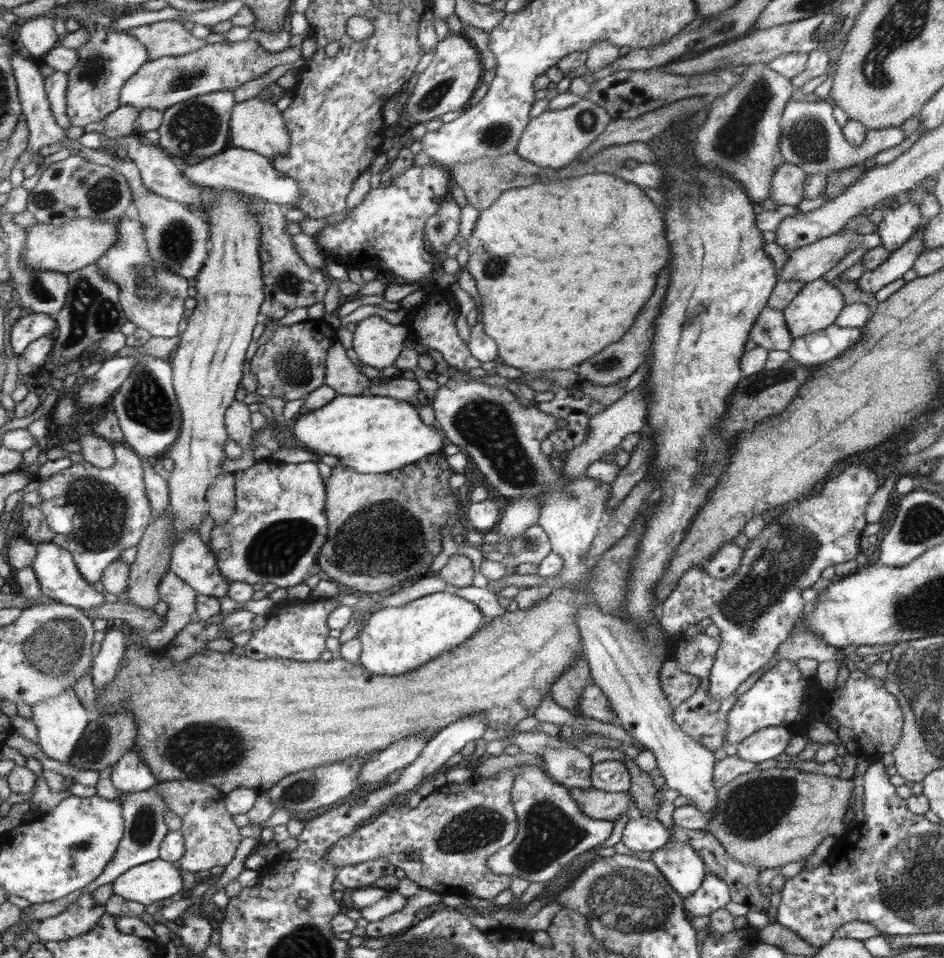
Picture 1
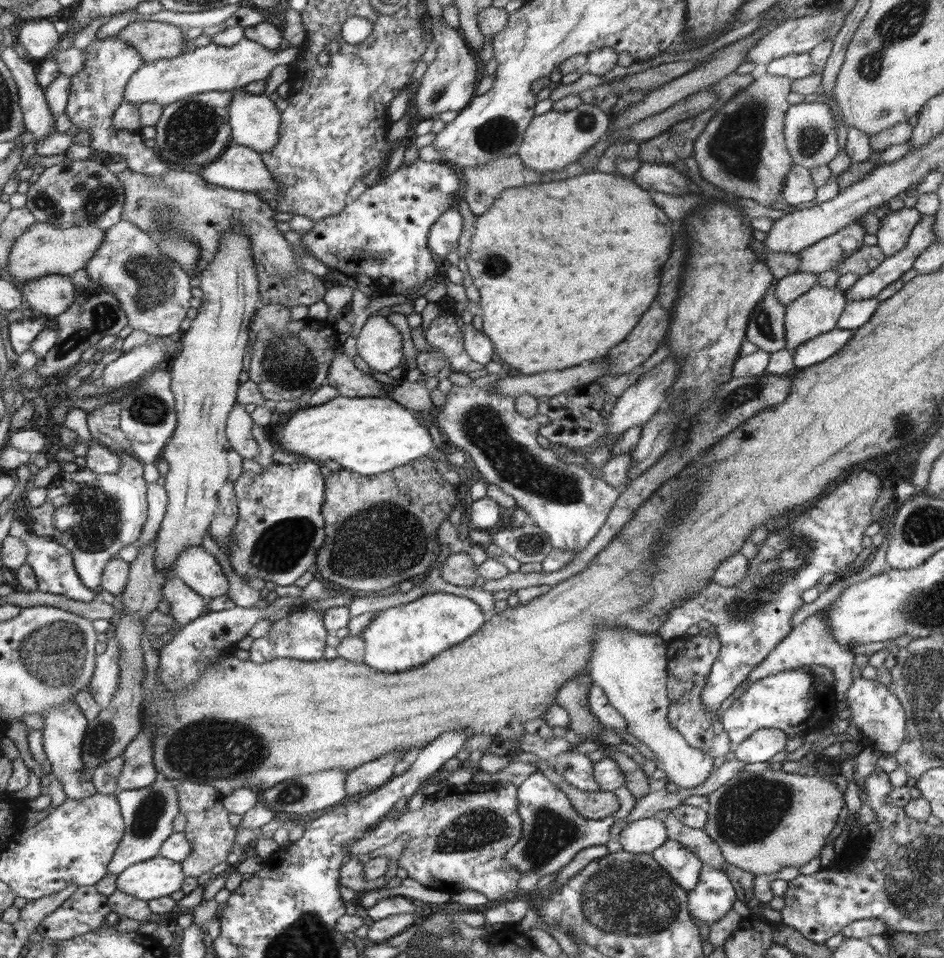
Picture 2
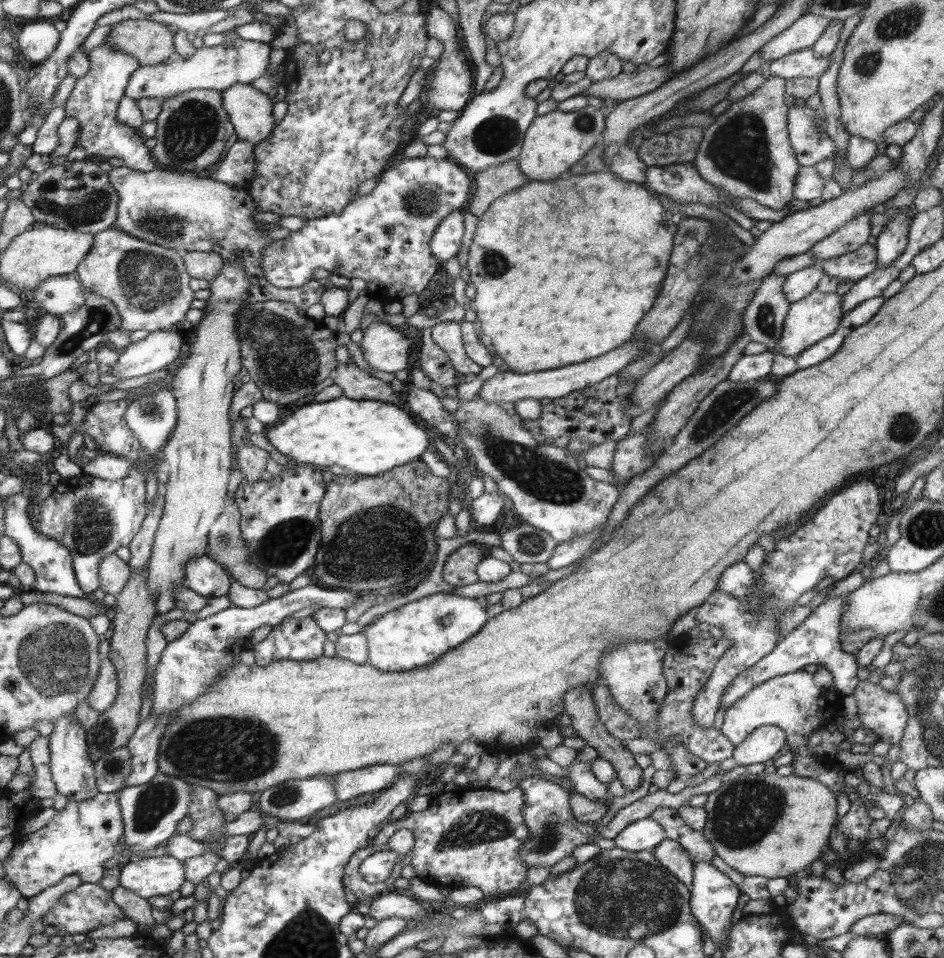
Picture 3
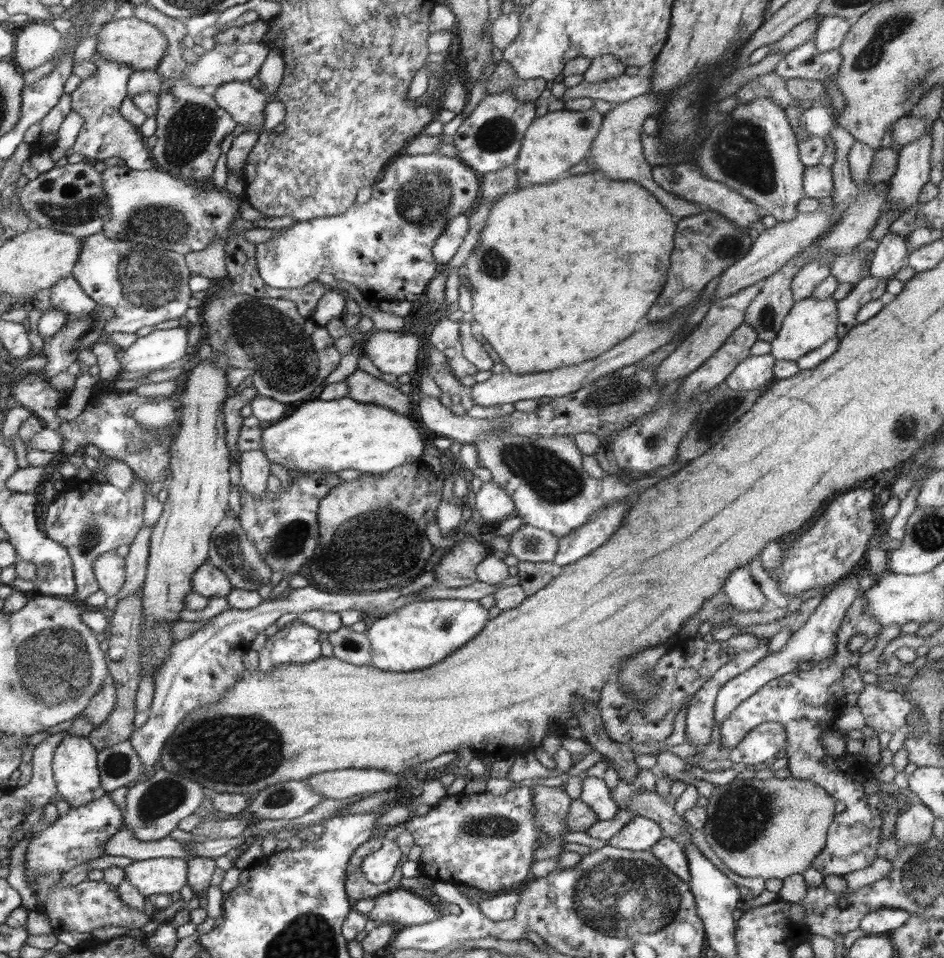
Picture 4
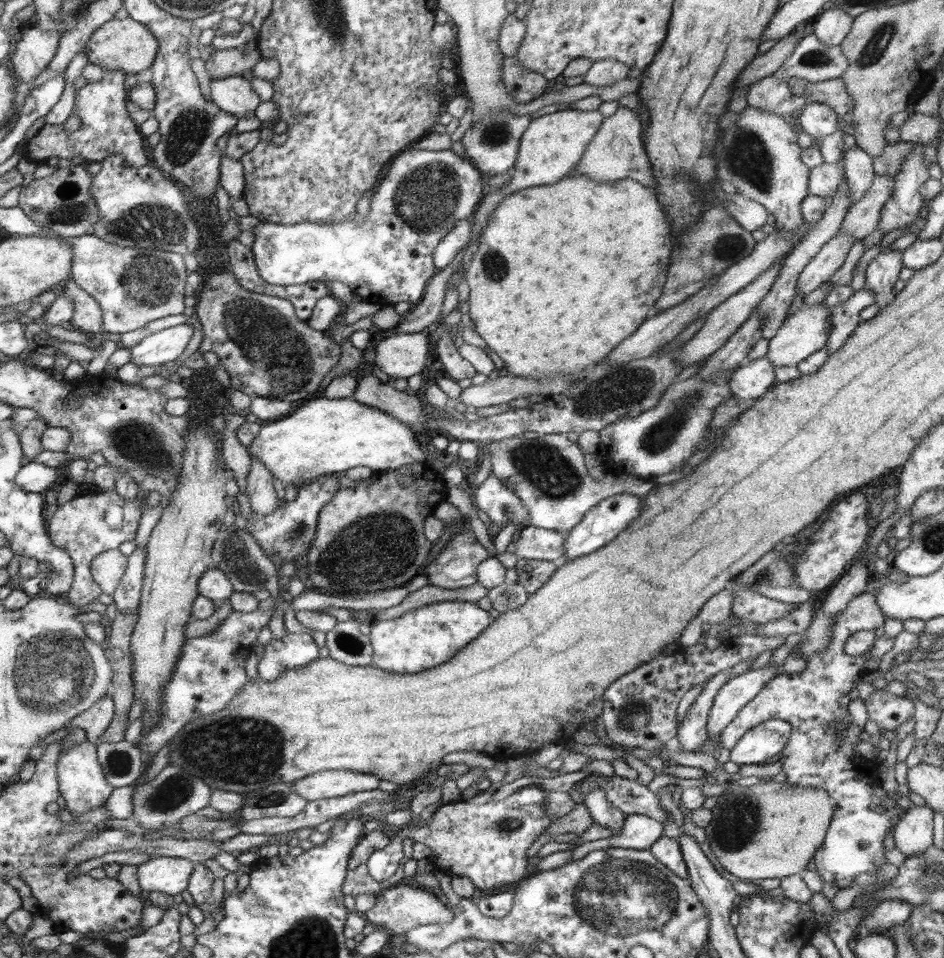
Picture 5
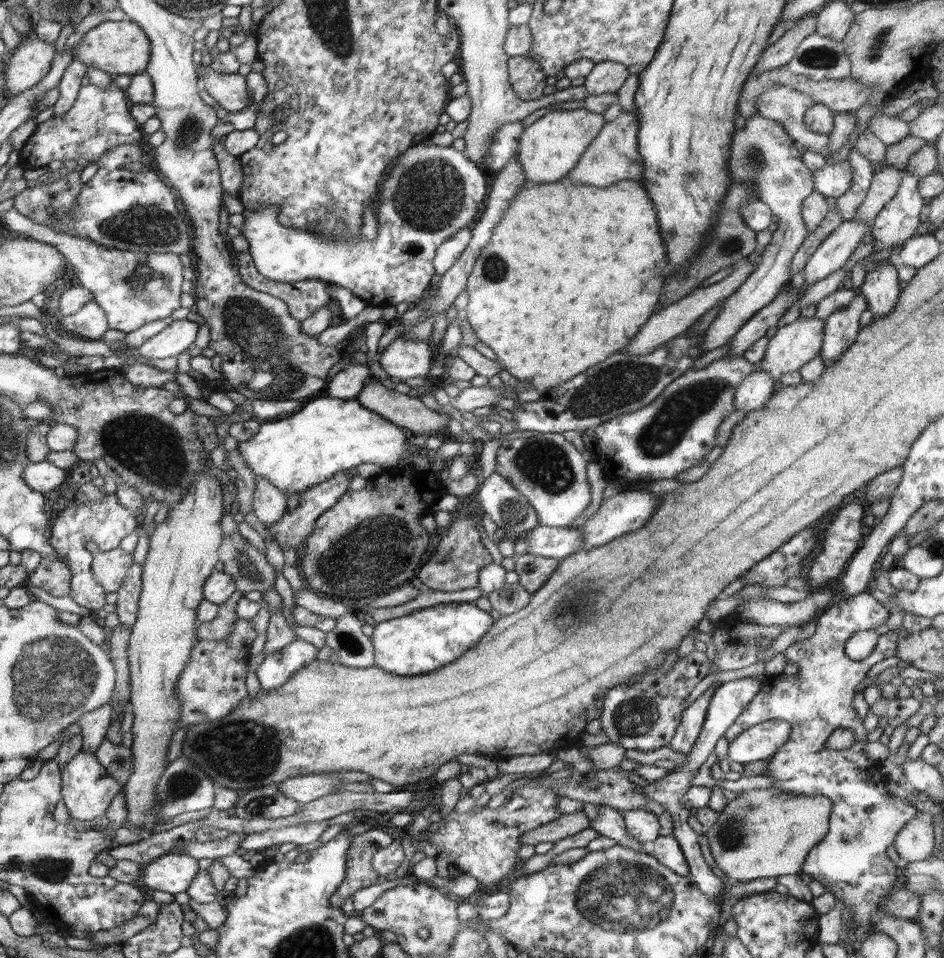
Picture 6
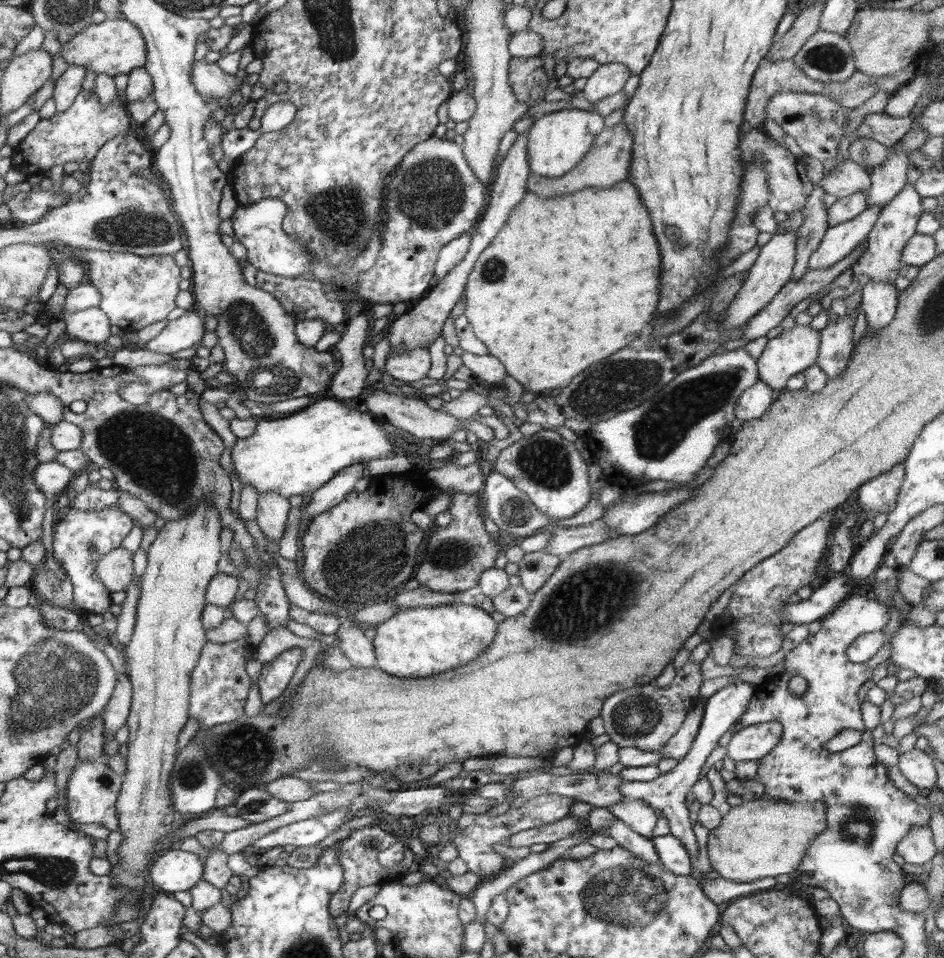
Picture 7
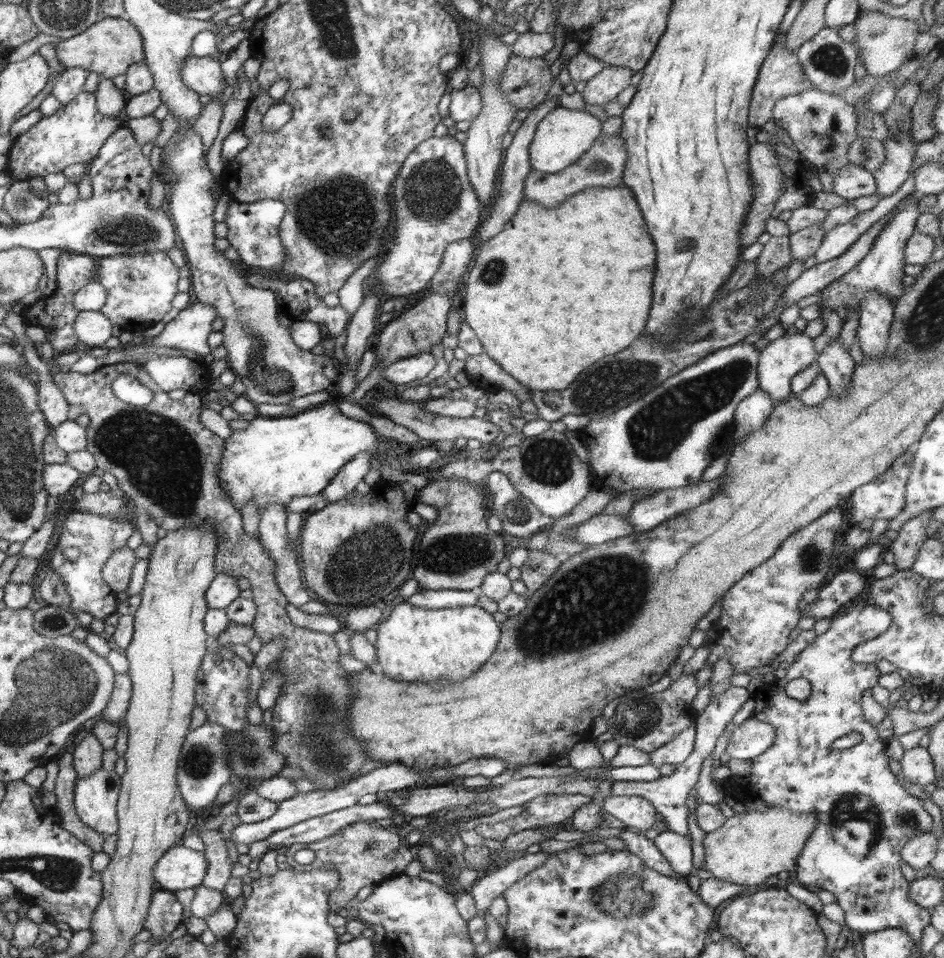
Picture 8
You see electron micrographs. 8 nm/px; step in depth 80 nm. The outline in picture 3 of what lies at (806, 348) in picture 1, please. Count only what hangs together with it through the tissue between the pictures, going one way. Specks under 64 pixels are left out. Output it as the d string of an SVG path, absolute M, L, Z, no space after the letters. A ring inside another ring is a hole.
M840 325L834 334L803 350L795 359L799 369L814 367L834 356L840 350L840 345L851 331L848 327Z

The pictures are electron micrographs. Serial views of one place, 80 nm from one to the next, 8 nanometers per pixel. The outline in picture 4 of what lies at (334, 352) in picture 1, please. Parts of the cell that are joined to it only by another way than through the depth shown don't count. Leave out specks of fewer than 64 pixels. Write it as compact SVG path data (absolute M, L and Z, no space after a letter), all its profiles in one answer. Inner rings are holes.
M360 369L352 372L344 382L349 388L347 396L352 397L352 400L378 404L399 414L415 417L415 397L404 394L395 385L387 384Z

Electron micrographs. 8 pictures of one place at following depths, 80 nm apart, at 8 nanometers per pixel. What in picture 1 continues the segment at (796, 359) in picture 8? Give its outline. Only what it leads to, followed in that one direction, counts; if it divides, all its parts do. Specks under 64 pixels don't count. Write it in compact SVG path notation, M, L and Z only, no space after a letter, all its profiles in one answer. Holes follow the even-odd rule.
M819 279L807 282L782 313L794 339L832 326L845 306L842 292Z

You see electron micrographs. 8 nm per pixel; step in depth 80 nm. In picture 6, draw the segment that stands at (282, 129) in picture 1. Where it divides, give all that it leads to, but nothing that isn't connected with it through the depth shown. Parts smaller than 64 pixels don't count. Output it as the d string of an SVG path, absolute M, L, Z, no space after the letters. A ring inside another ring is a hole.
M200 65L199 77L204 90L216 99L218 108L224 108L228 112L238 112L252 101L252 97L246 95L249 90L245 75L221 73L210 66Z

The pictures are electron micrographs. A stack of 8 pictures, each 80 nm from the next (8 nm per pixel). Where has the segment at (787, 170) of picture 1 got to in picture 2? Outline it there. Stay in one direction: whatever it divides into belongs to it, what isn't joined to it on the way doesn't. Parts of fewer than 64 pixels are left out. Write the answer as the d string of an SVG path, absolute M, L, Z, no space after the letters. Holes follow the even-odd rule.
M793 164L784 181L782 202L796 206L800 202L810 202L816 198L817 186L809 168Z

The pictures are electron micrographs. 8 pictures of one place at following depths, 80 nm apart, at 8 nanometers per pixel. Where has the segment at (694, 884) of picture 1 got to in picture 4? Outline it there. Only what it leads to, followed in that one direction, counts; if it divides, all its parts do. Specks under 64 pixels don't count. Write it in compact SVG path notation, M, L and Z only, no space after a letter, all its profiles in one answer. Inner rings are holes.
M666 836L661 838L650 852L656 856L657 860L660 860L661 864L664 864L664 867L668 871L672 871L676 876L684 880L684 882L689 882L691 876L686 851L673 838Z

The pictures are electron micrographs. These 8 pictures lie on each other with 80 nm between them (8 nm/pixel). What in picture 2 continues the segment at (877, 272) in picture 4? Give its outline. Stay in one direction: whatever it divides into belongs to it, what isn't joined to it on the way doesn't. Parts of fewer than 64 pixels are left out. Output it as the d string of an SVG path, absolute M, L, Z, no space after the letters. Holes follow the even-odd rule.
M904 207L896 211L889 210L886 213L881 219L878 233L875 234L878 237L876 246L880 248L886 259L898 255L898 252L904 249L910 233L922 216L914 207Z

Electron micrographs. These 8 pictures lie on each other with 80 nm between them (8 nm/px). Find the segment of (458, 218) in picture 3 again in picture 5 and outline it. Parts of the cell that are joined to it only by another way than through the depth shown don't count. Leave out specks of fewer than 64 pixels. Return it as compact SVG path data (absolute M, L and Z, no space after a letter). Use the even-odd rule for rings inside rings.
M460 220L454 225L452 231L442 238L433 252L434 265L439 271L448 268L460 250L471 243L472 228L470 225L468 220Z

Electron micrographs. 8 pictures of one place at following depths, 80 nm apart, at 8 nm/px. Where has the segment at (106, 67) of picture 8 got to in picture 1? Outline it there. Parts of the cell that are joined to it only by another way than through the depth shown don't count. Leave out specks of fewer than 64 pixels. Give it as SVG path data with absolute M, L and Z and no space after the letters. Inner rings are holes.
M163 20L144 26L129 28L128 33L147 47L151 60L184 56L208 46L206 40L192 36L181 22Z

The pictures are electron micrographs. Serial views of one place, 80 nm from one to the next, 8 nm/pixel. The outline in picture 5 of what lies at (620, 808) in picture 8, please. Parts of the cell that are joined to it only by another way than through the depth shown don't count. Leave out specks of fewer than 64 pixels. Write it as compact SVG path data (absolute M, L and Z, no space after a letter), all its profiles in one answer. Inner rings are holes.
M643 814L625 815L621 833L583 842L572 850L572 862L581 860L596 850L612 848L632 848L635 850L650 850L661 836L664 825L655 818Z

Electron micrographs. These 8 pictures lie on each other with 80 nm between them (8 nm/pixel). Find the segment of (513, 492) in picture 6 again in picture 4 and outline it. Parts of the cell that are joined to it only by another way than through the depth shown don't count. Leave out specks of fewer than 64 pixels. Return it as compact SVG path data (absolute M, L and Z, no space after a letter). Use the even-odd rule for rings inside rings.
M492 479L483 482L480 491L477 492L474 506L486 522L493 524L515 516L517 509L511 496Z

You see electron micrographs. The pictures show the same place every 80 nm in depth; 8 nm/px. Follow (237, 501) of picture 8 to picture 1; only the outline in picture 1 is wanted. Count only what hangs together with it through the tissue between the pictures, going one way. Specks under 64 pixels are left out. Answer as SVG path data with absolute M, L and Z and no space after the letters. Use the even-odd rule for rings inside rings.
M336 395L326 406L318 410L303 411L296 417L292 426L292 436L299 446L314 453L319 458L324 454L336 456L339 464L364 474L382 474L414 464L430 455L441 453L446 445L442 431L422 422L418 410L410 402L394 400L390 396L380 395Z

